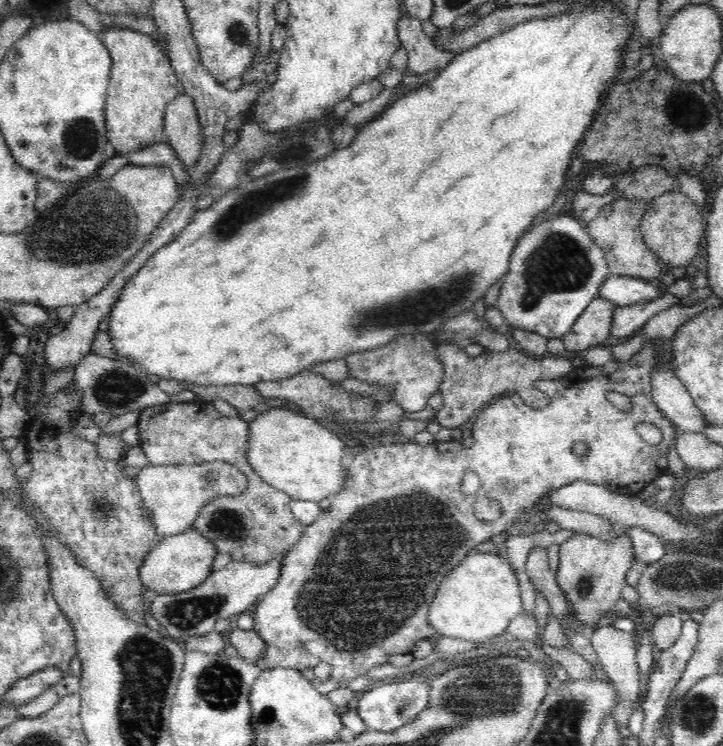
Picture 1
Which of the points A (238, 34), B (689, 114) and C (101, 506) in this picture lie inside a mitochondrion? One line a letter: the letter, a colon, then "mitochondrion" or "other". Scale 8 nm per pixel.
A: mitochondrion
B: mitochondrion
C: mitochondrion

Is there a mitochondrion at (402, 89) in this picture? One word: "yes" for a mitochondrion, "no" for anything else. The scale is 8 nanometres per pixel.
no

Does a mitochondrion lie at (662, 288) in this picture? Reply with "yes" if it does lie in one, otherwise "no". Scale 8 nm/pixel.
no

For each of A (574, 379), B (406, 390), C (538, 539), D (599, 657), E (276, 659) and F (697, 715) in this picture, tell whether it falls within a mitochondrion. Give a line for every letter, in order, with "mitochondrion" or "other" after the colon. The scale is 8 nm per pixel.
A: other
B: other
C: other
D: other
E: other
F: mitochondrion

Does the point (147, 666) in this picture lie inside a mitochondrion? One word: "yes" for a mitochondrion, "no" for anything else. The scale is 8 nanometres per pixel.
yes

